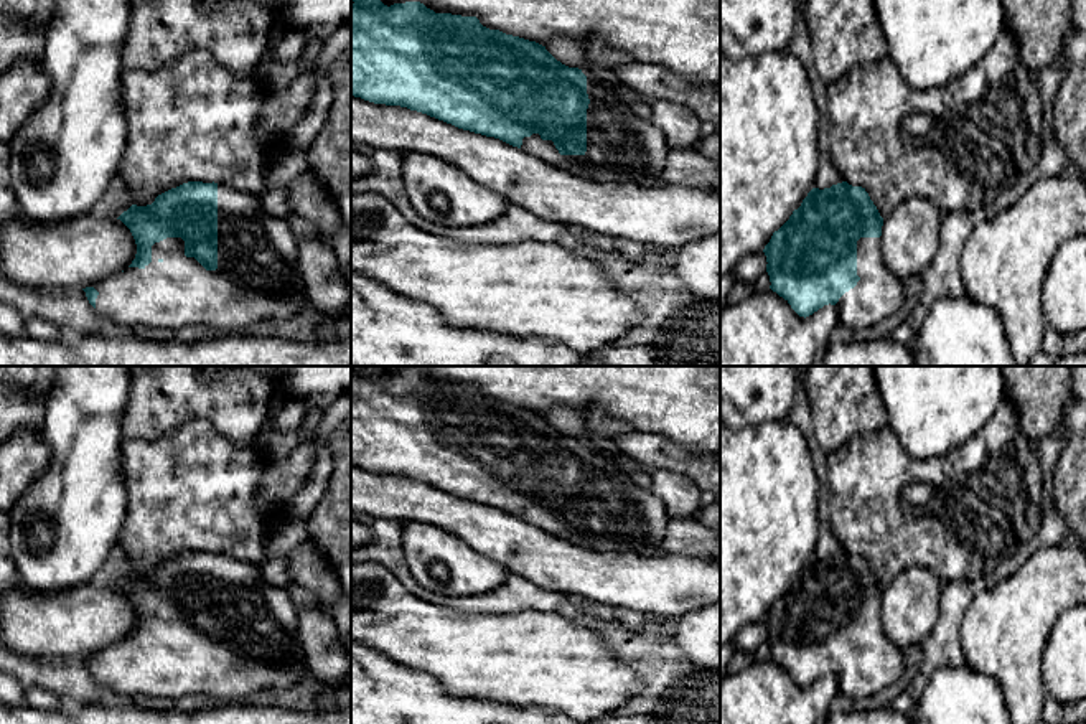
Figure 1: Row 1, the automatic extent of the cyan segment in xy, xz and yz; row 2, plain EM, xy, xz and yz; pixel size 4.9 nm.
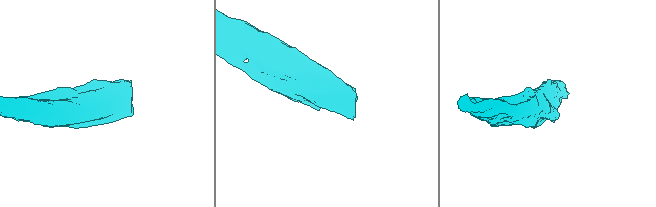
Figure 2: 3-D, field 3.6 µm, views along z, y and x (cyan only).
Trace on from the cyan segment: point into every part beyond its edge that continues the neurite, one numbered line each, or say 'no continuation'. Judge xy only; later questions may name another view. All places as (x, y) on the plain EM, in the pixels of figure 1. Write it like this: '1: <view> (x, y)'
1: xy (257, 648)

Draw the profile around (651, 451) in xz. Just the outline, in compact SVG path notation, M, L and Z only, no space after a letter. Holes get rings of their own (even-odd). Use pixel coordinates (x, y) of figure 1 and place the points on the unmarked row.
M638 430L616 435L610 447L643 467L684 473L702 491L714 493L715 503L720 505L720 454L699 452L692 445L674 444L662 435Z

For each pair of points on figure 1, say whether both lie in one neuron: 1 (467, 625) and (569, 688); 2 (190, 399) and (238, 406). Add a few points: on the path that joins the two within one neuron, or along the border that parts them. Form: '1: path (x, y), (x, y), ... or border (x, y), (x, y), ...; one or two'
1: path (491, 650), (498, 657), (541, 660), (544, 663); one
2: path (201, 399), (226, 399); one

